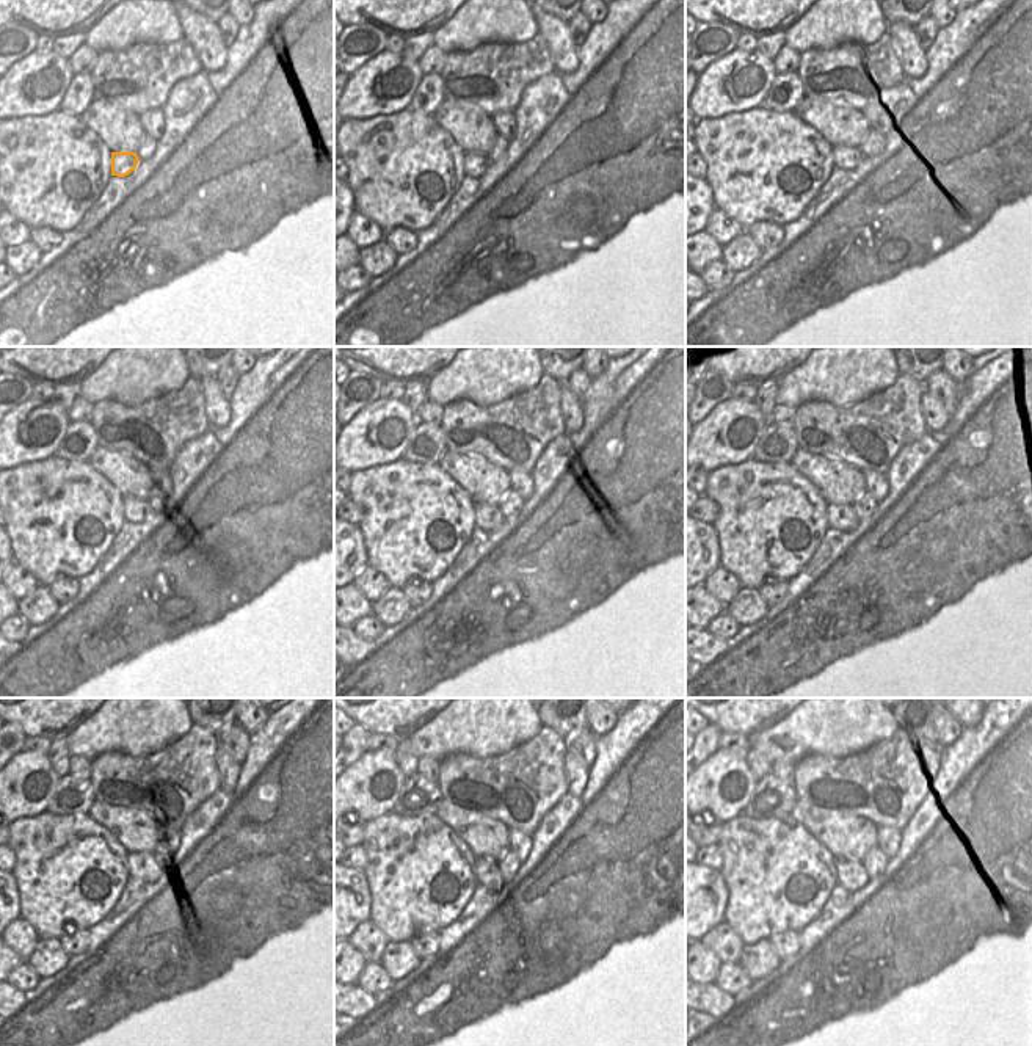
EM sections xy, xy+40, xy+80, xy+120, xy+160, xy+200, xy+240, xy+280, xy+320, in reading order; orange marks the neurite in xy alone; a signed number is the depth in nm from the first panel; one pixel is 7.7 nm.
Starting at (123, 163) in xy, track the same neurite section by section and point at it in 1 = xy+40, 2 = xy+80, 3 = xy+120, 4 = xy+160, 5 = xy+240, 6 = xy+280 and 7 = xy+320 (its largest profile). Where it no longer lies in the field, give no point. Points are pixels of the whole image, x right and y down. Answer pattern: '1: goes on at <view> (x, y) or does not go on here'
1: goes on at xy+40 (476, 163)
2: goes on at xy+80 (846, 157)
3: goes on at xy+120 (135, 510)
4: goes on at xy+160 (486, 516)
5: goes on at xy+240 (141, 868)
6: goes on at xy+280 (486, 868)
7: goes on at xy+320 (846, 871)

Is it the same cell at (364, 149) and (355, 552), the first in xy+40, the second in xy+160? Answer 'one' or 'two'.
two

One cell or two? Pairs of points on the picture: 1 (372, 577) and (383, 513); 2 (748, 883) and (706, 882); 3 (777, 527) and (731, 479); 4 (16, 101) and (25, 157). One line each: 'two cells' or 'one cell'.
1: two cells
2: two cells
3: one cell
4: two cells

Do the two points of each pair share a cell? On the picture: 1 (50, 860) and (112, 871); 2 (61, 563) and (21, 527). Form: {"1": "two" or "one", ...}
{"1": "one", "2": "one"}

